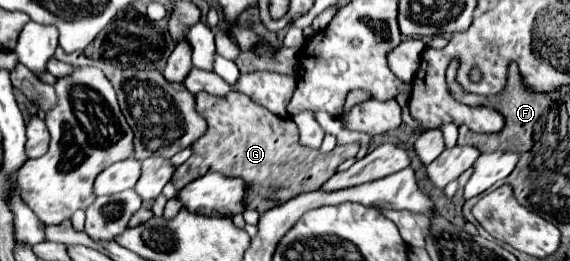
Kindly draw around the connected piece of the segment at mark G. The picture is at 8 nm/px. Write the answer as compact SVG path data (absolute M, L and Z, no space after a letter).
M199 92L197 110L199 110L199 114L203 114L209 128L203 134L203 138L199 138L191 146L193 148L191 158L187 162L183 162L181 166L177 166L177 170L171 178L171 182L177 190L183 190L183 186L193 182L195 178L201 178L209 172L219 172L223 176L237 176L237 178L247 180L251 186L249 200L255 198L255 206L277 206L277 204L287 202L289 198L297 196L299 192L317 190L327 178L331 178L335 174L335 168L341 162L355 158L355 154L361 148L359 142L345 144L345 146L337 144L329 154L321 154L315 148L303 146L299 142L299 128L293 120L283 120L283 118L271 114L269 110L263 110L263 106L255 106L255 102L251 102L251 98L247 98L241 92L229 92L227 96L213 96L209 92Z

